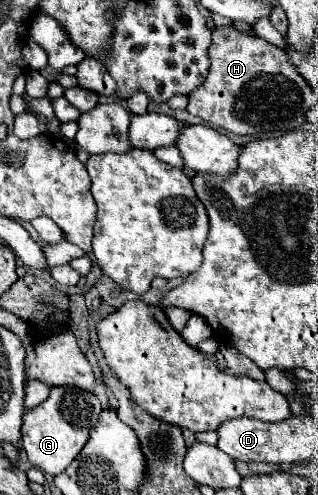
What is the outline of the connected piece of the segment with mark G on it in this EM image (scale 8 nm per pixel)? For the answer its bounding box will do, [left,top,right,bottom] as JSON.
[22,388,102,476]

